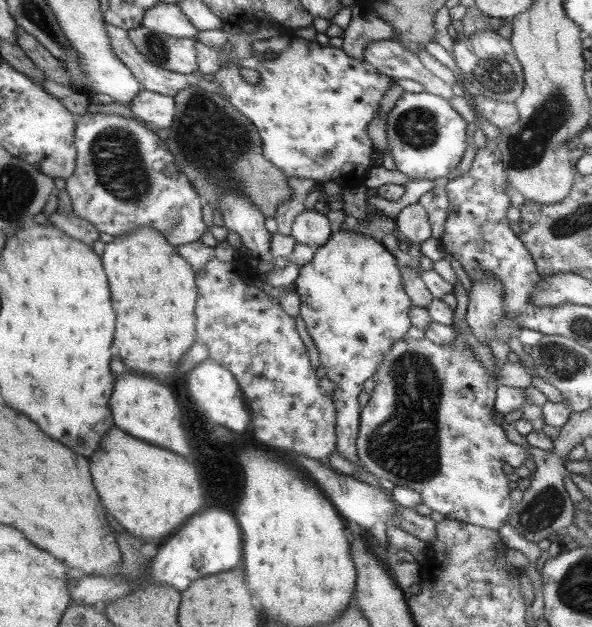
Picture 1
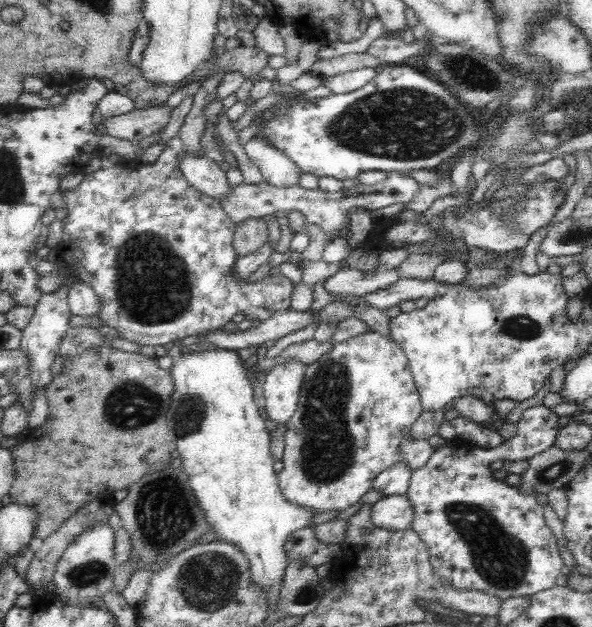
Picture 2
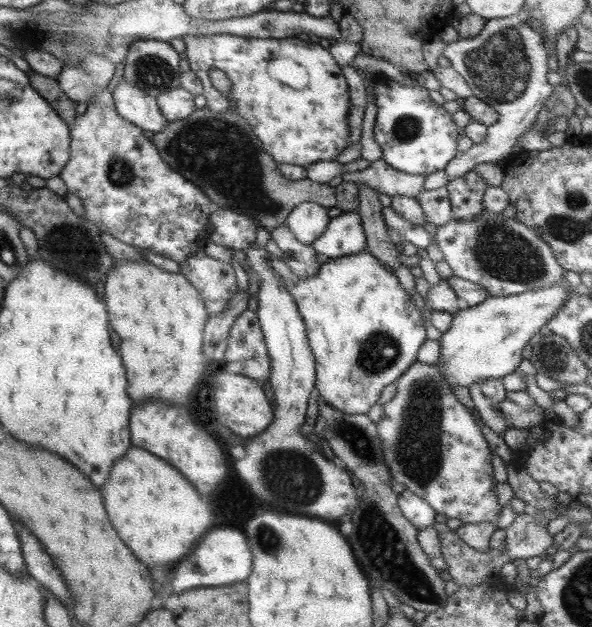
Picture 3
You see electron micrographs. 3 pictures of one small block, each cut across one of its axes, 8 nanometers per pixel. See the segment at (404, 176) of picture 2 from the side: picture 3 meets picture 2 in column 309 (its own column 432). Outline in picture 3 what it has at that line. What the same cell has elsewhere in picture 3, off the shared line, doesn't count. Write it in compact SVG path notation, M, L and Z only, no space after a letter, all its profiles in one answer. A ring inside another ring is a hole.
M445 187L421 190L415 199L419 203L427 223L437 226L453 219L448 192Z

